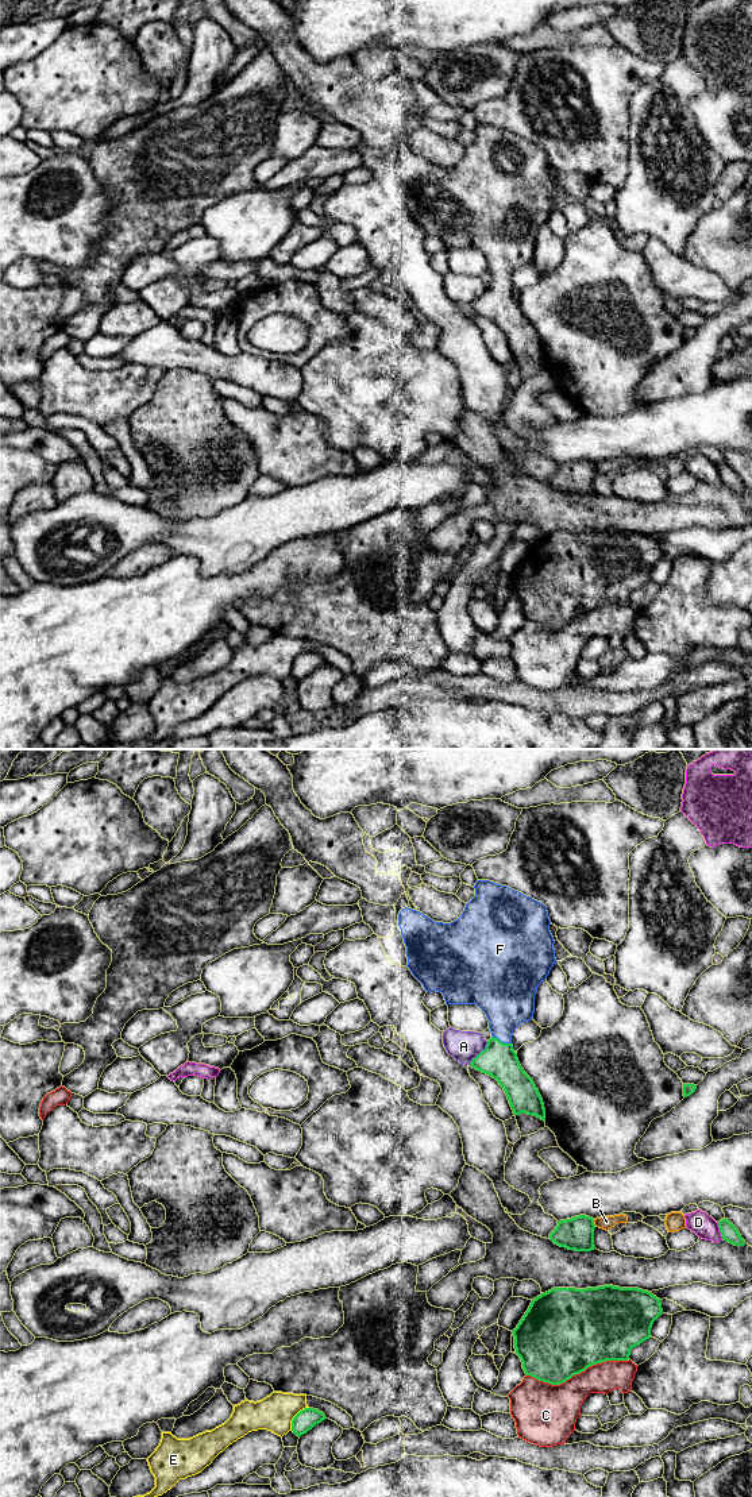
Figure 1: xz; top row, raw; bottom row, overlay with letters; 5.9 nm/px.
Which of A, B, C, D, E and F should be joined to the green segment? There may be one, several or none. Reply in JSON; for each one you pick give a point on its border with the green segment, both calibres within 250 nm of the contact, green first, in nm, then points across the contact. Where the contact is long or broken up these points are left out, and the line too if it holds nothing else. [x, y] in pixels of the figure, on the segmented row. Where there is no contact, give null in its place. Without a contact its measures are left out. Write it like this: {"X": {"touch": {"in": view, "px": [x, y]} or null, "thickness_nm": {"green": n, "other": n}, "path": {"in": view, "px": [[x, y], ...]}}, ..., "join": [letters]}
{"F": {"touch": {"in": "xz", "px": [500, 1041]}, "thickness_nm": {"green": 220, "other": 300}, "path": {"in": "xz", "px": [[498, 1060], [500, 1041], [501, 1022], [508, 1000]]}}, "join": ["F"]}

